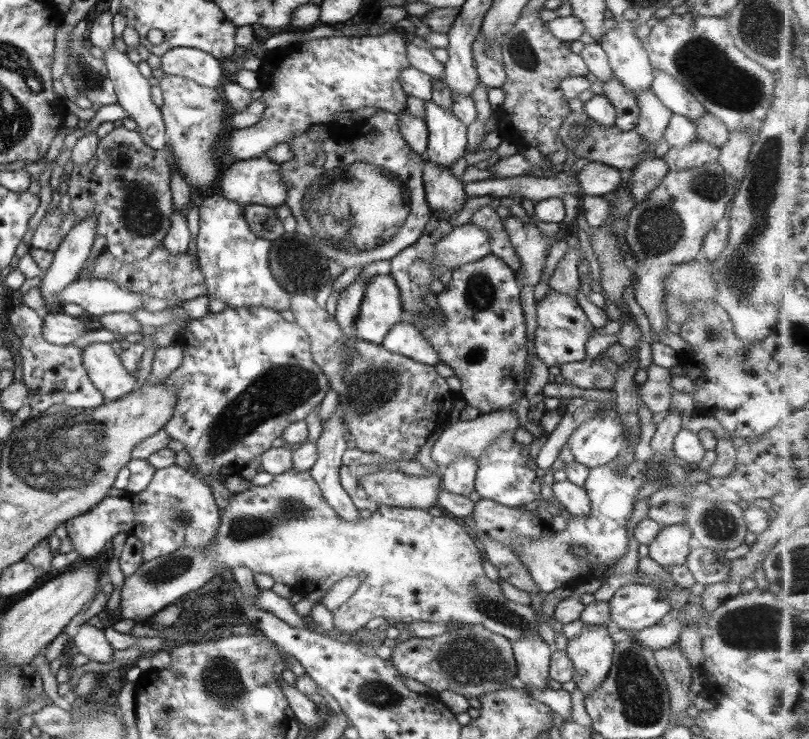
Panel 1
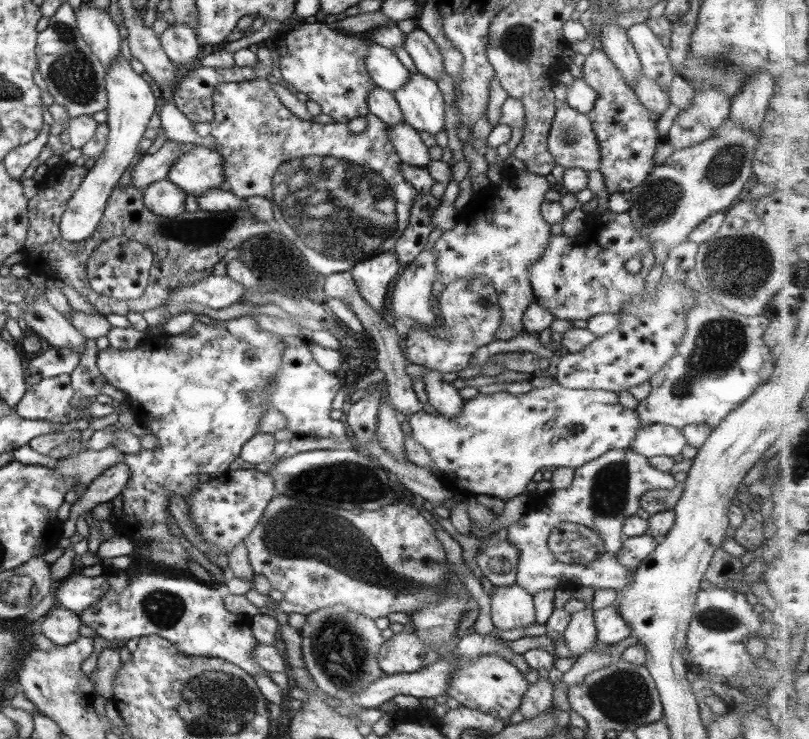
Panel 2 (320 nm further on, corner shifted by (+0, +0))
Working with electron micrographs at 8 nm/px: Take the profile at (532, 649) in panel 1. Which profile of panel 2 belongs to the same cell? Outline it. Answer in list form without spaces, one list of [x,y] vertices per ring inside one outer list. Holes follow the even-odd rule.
[[[517,583],[498,586],[490,596],[490,619],[497,630],[509,630],[534,624],[532,595]]]

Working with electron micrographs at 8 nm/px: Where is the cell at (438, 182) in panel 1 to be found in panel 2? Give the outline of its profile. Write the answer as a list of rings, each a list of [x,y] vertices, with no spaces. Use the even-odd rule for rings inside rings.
[[[403,121],[388,125],[386,137],[397,153],[401,163],[414,167],[425,167],[429,162],[429,152],[423,145],[417,130]]]

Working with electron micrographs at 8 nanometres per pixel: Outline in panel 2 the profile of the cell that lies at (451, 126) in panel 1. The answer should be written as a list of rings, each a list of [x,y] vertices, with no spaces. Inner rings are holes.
[[[411,74],[409,78],[392,92],[394,101],[399,107],[401,120],[421,132],[430,135],[443,130],[443,98],[433,79],[426,78],[423,74]]]

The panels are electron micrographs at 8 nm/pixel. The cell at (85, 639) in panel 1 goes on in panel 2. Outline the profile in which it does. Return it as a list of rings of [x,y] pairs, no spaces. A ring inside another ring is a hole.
[[[59,607],[50,608],[43,617],[43,622],[41,622],[41,634],[45,638],[49,638],[53,644],[57,646],[65,646],[77,638],[80,637],[77,630],[79,630],[80,620],[79,617],[73,611],[62,609]]]

